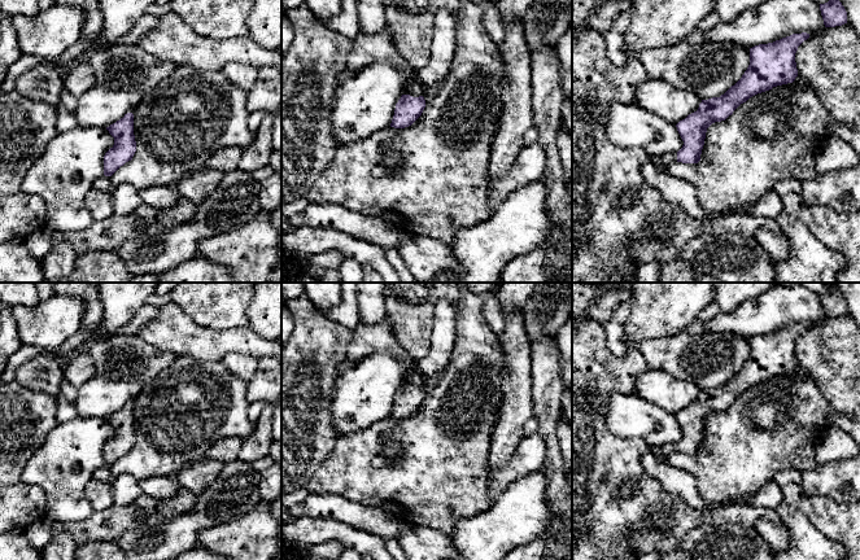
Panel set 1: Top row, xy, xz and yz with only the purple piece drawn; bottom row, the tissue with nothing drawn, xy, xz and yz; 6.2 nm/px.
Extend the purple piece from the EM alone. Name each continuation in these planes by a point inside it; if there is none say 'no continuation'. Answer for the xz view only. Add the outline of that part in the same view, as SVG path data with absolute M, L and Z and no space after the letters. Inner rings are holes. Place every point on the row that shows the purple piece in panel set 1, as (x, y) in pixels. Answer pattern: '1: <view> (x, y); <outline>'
1: xz (411, 88); M407 82L403 88L403 95L410 95L412 97L423 96L423 87L414 82Z

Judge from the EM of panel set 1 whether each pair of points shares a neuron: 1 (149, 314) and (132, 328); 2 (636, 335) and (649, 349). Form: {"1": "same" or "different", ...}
{"1": "same", "2": "different"}

